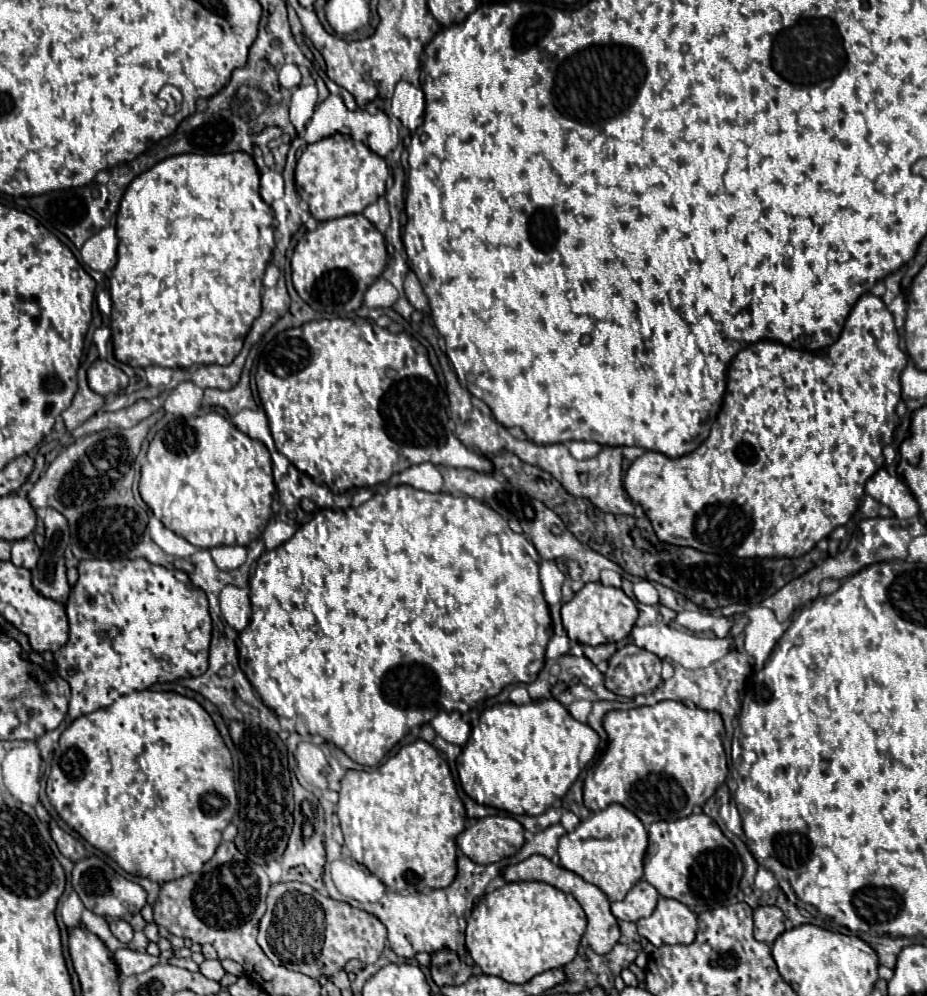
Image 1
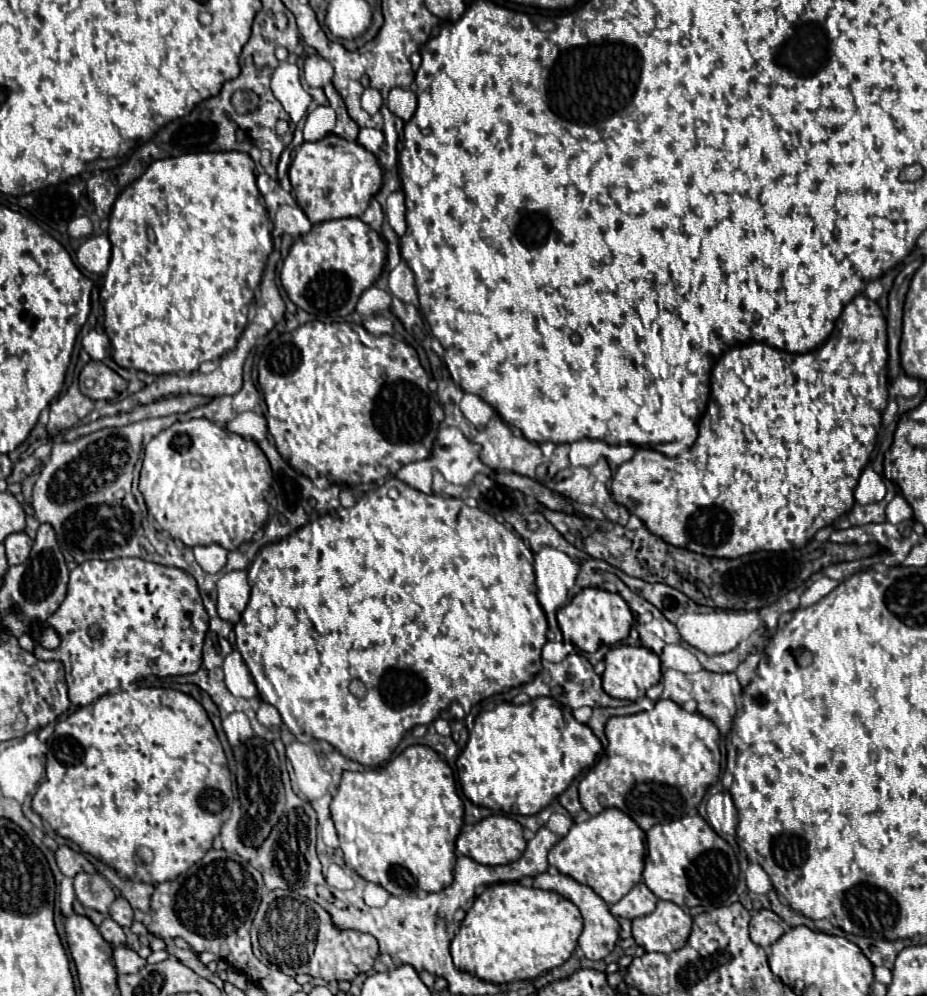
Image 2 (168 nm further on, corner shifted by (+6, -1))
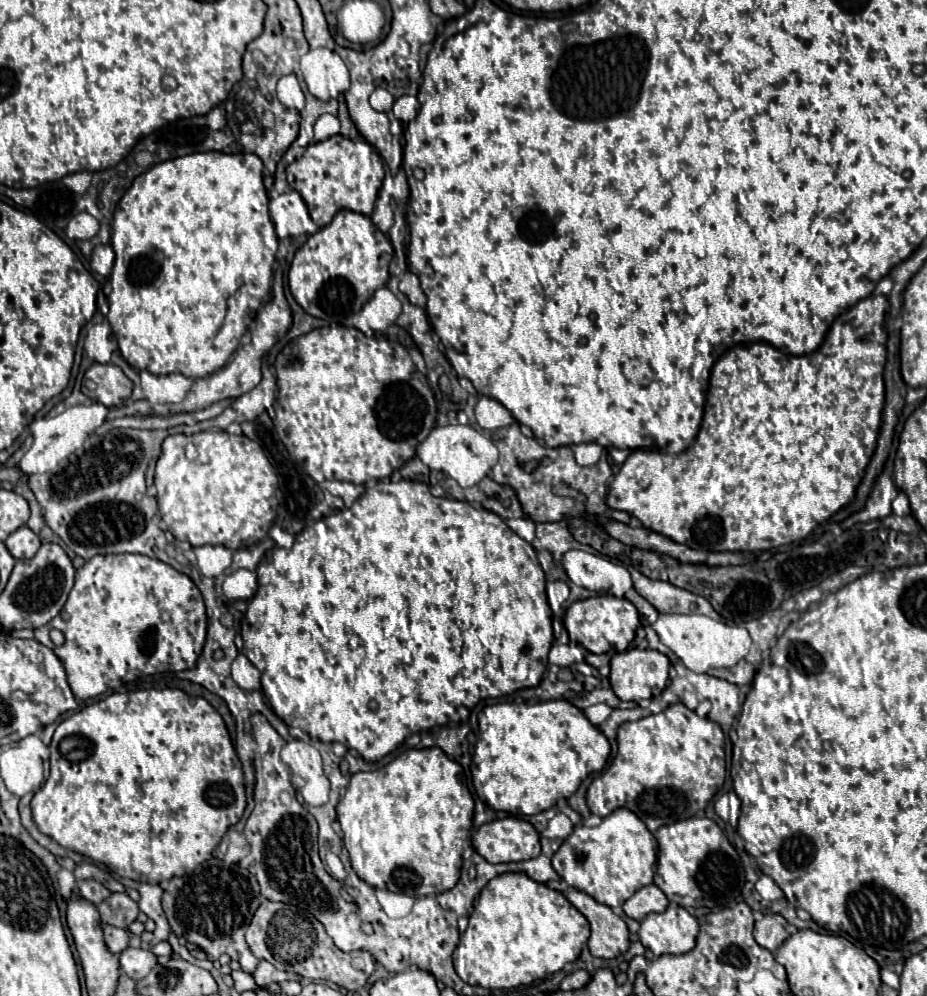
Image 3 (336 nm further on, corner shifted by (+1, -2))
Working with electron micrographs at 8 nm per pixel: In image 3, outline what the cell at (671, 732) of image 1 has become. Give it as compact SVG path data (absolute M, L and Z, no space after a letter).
M674 703L658 715L648 715L638 721L622 723L618 729L618 753L610 767L598 775L588 787L588 807L594 815L606 817L618 807L626 807L636 813L646 827L654 833L658 827L688 819L704 811L708 801L724 785L726 775L724 733L718 723L706 717L698 717L692 709L682 703Z

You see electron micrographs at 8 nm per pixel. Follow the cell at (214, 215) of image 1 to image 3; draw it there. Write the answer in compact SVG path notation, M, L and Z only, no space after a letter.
M206 151L206 153L192 153L184 155L172 161L164 161L154 165L150 171L138 175L132 183L132 187L124 193L120 203L116 205L114 219L111 223L112 249L116 253L114 269L110 275L112 293L108 295L108 323L116 335L118 347L122 351L122 357L138 371L146 369L154 375L166 375L166 373L182 373L184 377L198 379L206 377L212 371L224 367L228 357L236 351L240 345L242 335L246 333L252 317L256 315L260 303L270 297L270 281L272 281L272 266L276 261L279 239L275 227L268 215L268 193L262 183L262 161L260 157L252 153L218 153L218 151Z

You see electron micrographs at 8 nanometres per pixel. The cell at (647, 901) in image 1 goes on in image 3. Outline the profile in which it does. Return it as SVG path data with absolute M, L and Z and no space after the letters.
M646 885L646 887L638 889L622 905L624 913L636 921L642 921L648 913L662 913L666 907L668 907L668 899L656 885Z

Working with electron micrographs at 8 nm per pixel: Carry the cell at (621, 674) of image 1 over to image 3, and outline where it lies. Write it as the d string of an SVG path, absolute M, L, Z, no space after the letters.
M628 649L622 653L616 653L610 659L610 685L614 693L622 701L640 701L640 699L652 699L654 695L660 695L668 681L668 669L670 661L664 653L652 651L652 649Z

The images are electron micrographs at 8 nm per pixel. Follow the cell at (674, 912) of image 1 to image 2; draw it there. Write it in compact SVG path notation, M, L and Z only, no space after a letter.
M659 900L657 908L633 920L633 938L647 952L675 952L691 934L691 916L677 904Z

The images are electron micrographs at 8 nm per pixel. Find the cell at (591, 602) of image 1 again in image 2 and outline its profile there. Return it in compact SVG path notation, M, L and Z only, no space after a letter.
M585 588L557 612L557 622L565 642L575 644L583 652L595 652L603 644L613 646L627 638L634 623L634 616L619 594L611 594L603 588Z

